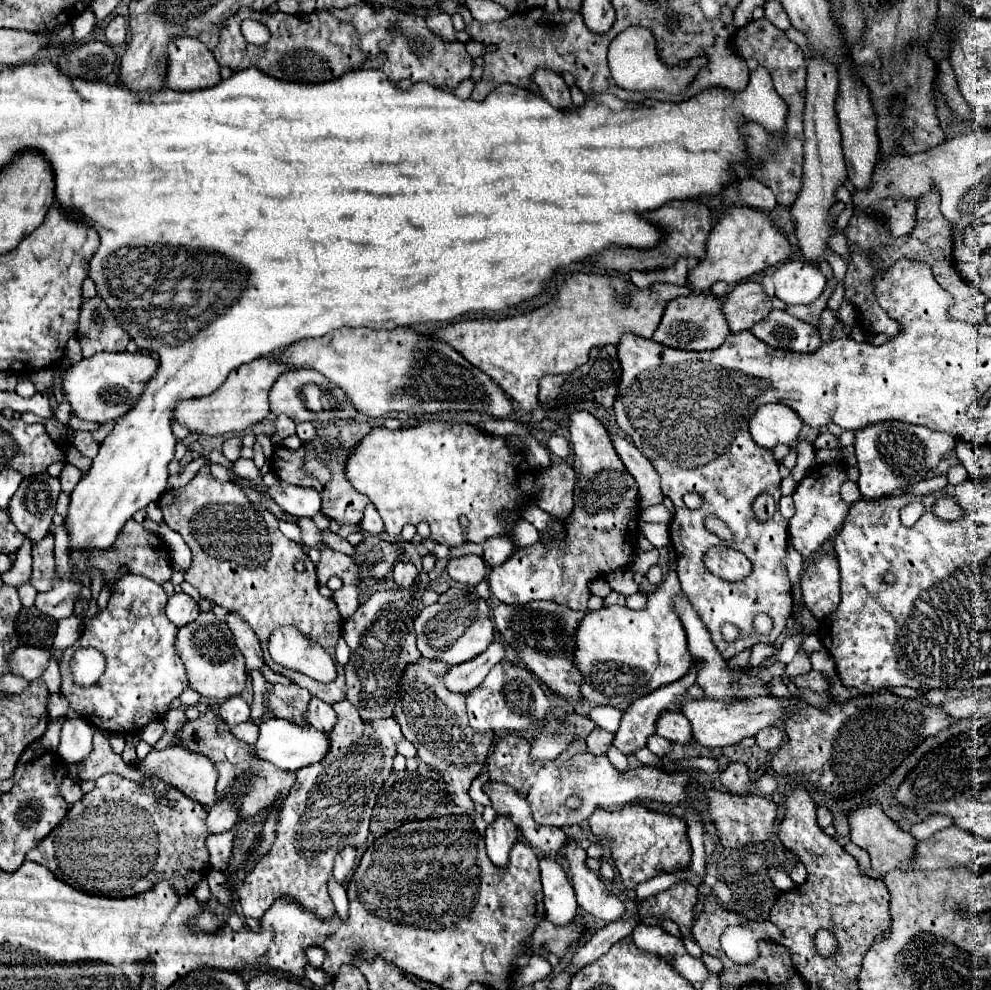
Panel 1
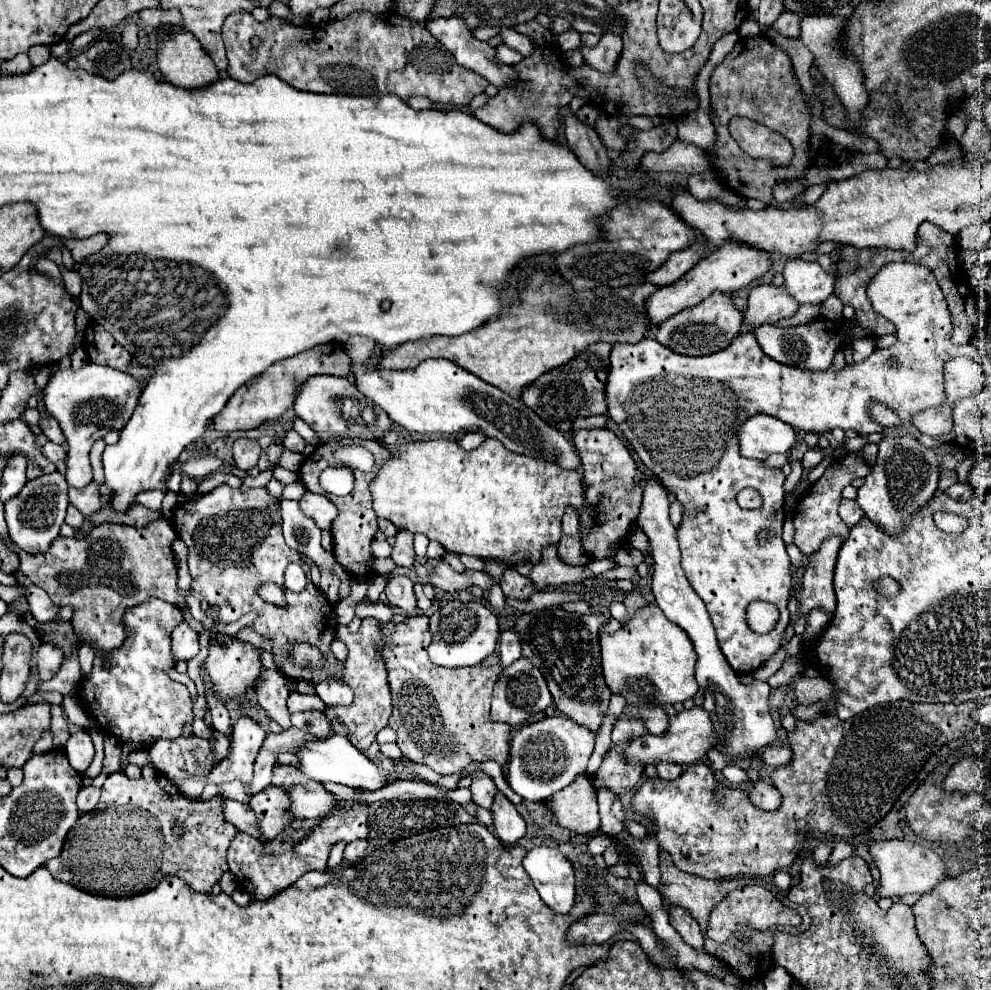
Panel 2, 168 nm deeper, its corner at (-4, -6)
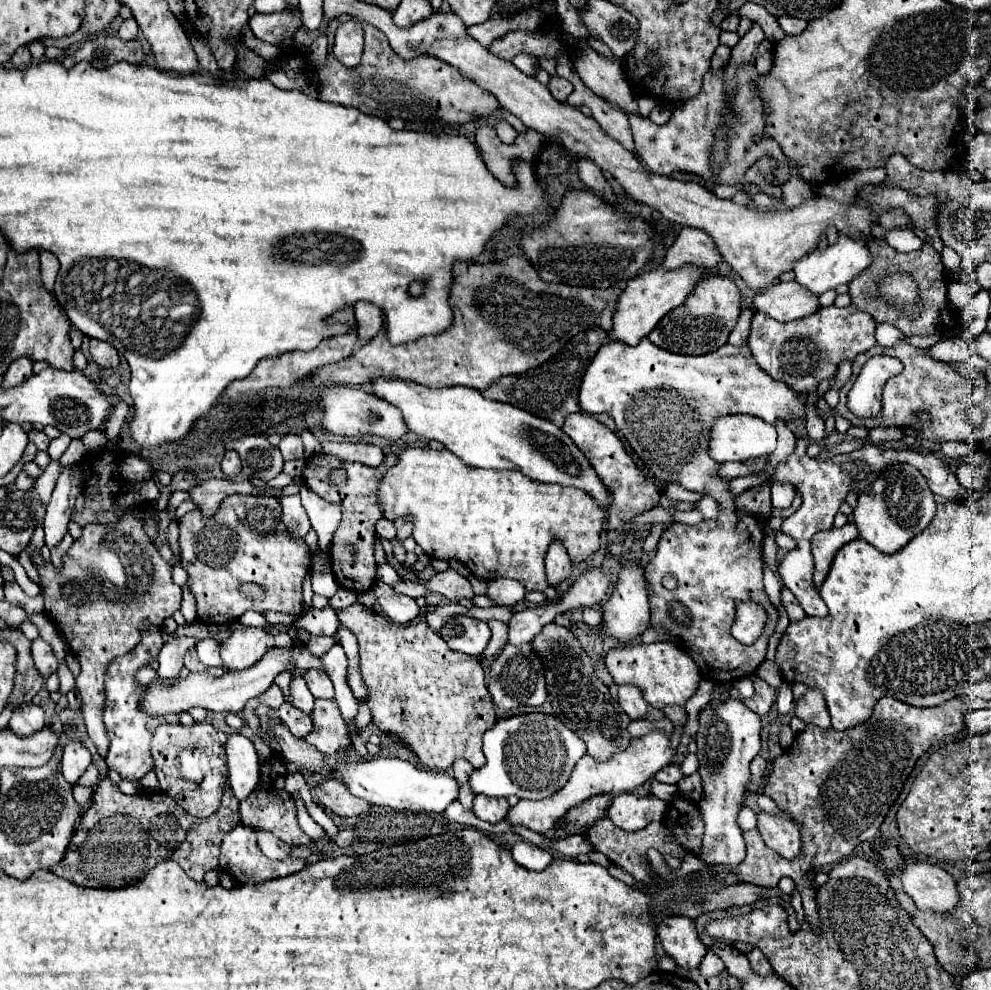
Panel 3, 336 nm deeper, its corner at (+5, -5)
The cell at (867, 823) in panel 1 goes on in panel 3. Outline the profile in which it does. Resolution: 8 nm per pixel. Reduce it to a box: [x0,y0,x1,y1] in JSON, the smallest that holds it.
[900,861,958,911]

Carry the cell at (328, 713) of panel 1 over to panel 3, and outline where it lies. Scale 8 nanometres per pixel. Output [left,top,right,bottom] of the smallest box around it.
[278,703,312,737]

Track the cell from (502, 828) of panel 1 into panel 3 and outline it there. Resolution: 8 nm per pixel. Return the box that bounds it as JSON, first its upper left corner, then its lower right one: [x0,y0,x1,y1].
[472,795,510,823]

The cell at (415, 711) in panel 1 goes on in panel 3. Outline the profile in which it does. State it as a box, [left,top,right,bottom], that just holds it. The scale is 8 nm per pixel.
[338,603,496,771]

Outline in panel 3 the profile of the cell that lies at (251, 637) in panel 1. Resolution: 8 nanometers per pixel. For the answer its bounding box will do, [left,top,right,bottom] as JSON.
[272,721,324,773]

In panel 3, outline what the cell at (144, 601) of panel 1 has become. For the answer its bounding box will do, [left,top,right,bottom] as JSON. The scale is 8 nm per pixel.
[102,627,180,781]

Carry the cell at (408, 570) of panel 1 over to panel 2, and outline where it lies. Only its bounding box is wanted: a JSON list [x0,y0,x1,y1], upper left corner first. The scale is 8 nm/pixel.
[385,576,417,612]

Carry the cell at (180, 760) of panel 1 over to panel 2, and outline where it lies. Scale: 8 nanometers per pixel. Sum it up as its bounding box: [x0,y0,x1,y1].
[223,800,259,838]

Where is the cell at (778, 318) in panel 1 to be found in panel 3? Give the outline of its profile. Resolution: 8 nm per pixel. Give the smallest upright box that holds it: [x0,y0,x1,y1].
[748,305,876,393]

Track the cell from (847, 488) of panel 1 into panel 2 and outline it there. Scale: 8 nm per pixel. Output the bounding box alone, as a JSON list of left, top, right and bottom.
[839,500,863,528]

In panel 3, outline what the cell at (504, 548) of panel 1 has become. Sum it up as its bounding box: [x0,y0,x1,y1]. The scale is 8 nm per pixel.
[482,619,506,657]

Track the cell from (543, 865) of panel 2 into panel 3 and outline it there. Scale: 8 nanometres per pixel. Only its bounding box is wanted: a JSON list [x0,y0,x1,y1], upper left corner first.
[510,843,554,871]

